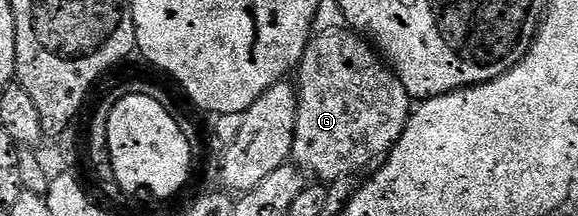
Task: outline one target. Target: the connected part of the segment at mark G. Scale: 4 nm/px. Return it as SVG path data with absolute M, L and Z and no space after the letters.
M348 29L318 33L301 57L296 74L297 119L292 161L306 175L314 174L322 178L325 184L348 179L348 174L363 169L368 162L376 163L392 150L403 128L409 123L411 99L407 88L403 88L397 75L379 57L378 51L364 37Z

